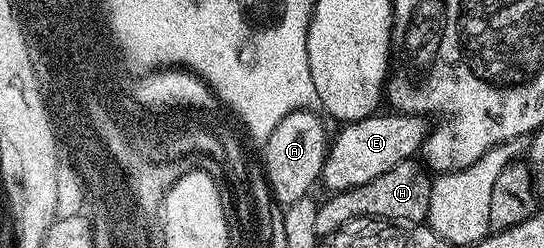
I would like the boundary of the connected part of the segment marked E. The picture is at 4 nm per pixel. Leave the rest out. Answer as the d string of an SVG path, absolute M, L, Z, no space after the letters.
M381 111L372 117L342 124L329 146L320 184L326 185L330 194L341 193L344 189L369 183L383 175L383 171L391 171L391 167L416 158L427 136L425 121L424 116L416 113Z

